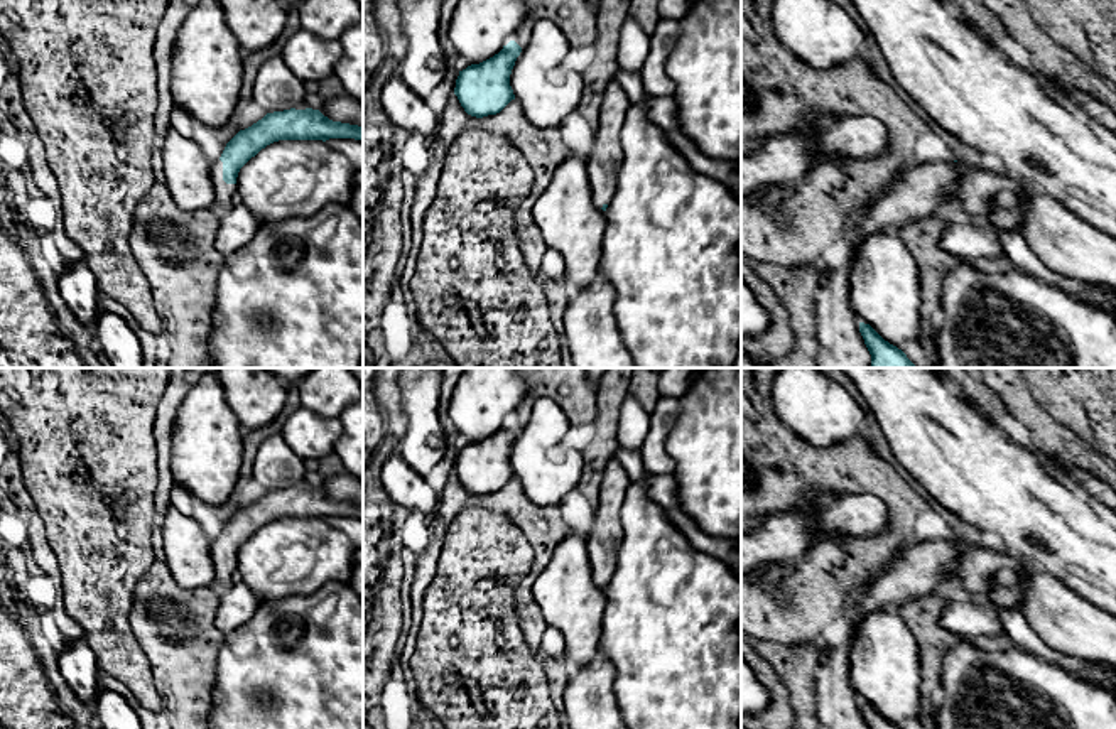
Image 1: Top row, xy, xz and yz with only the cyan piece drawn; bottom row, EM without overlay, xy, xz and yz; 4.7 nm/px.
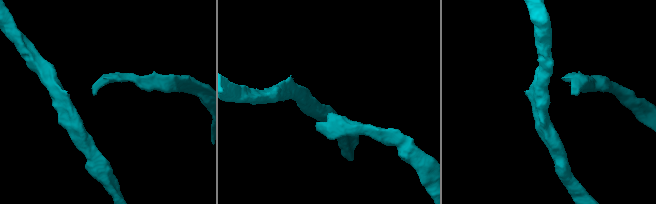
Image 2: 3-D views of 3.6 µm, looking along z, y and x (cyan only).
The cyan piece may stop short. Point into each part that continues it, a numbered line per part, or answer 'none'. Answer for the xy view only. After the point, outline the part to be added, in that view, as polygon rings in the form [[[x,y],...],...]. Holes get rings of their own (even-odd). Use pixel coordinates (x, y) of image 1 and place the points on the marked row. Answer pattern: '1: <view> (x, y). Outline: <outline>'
1: xy (223, 193). Outline: [[[221,160],[211,164],[211,182],[214,186],[214,209],[219,214],[228,213],[233,208],[231,197],[236,192],[236,184],[226,184],[223,181]]]

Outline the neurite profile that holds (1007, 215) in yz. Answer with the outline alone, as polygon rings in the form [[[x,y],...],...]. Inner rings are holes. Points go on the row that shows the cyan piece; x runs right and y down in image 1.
[[[1013,191],[998,192],[994,196],[994,208],[986,218],[994,228],[1021,233],[1023,209],[1018,194]]]

